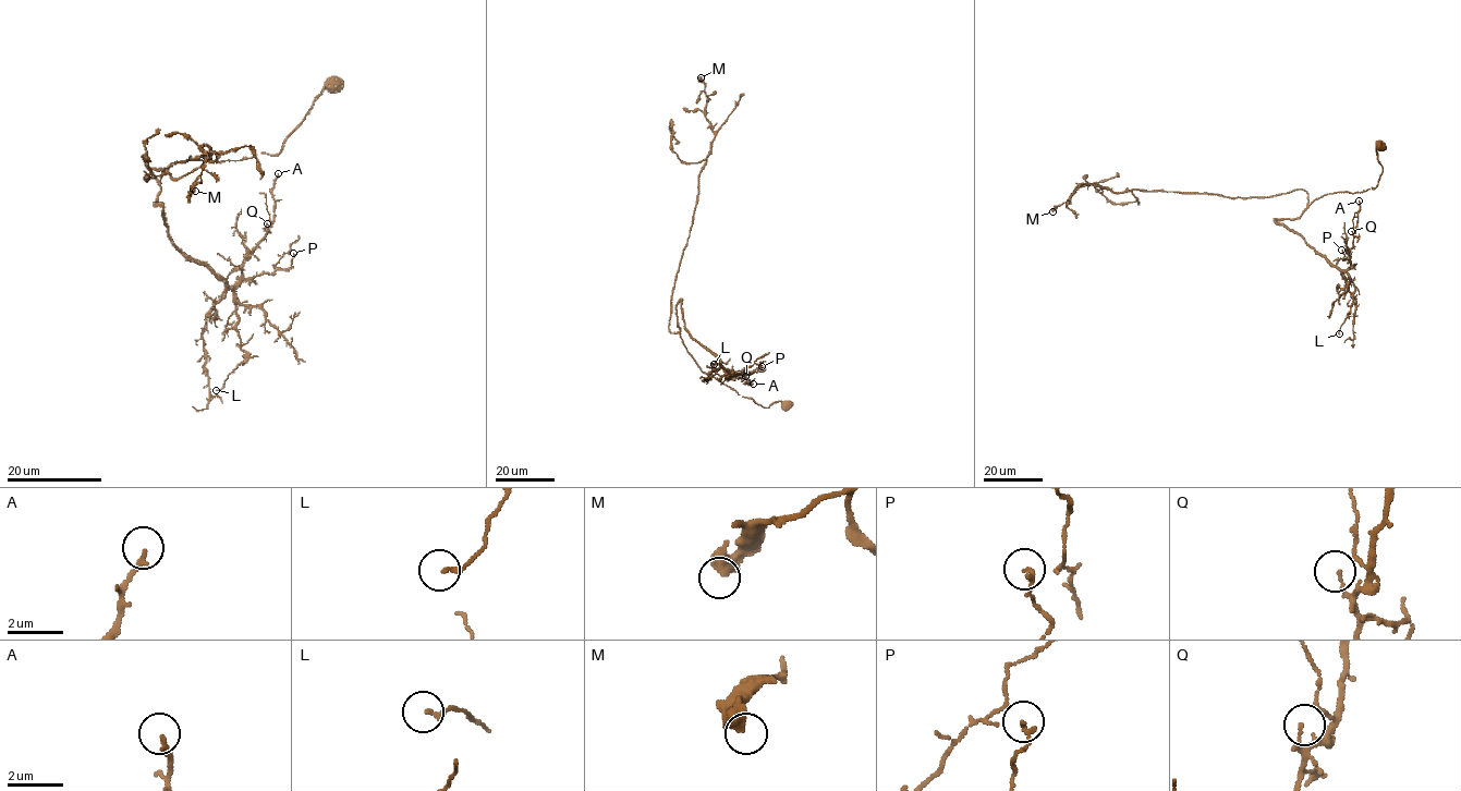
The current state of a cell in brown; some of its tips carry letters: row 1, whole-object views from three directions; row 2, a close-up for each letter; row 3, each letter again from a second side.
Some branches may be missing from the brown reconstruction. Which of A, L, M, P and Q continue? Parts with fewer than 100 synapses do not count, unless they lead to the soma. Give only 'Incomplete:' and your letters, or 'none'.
Incomplete: none

